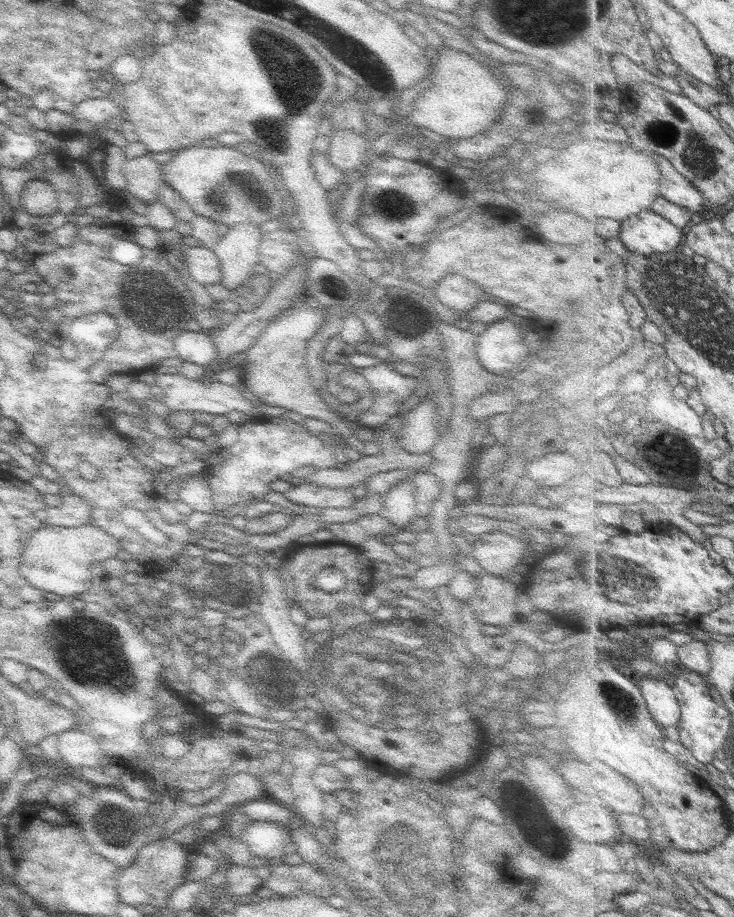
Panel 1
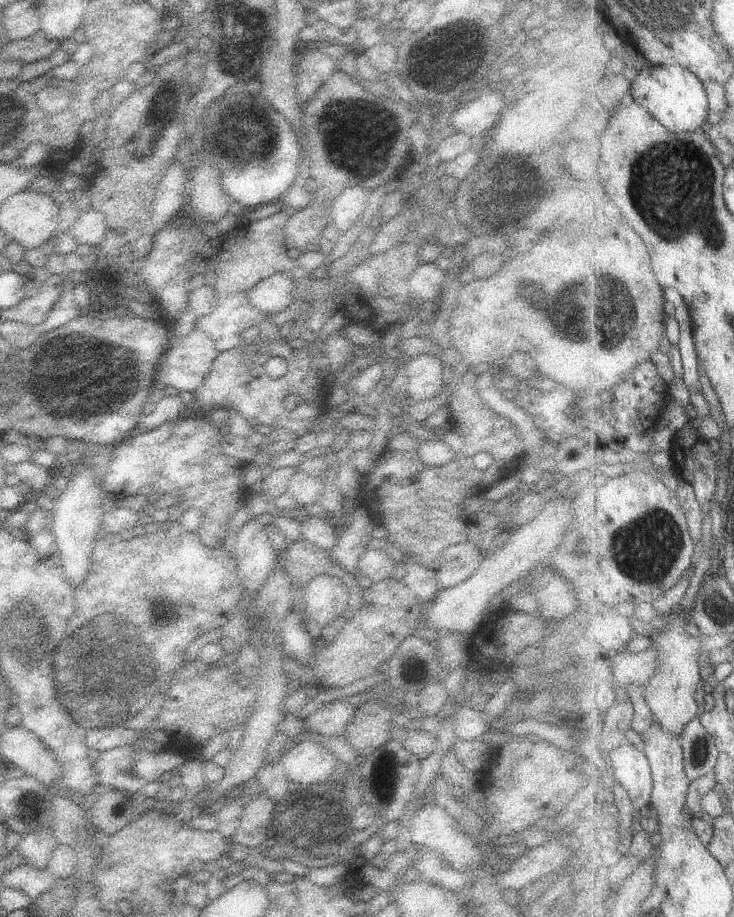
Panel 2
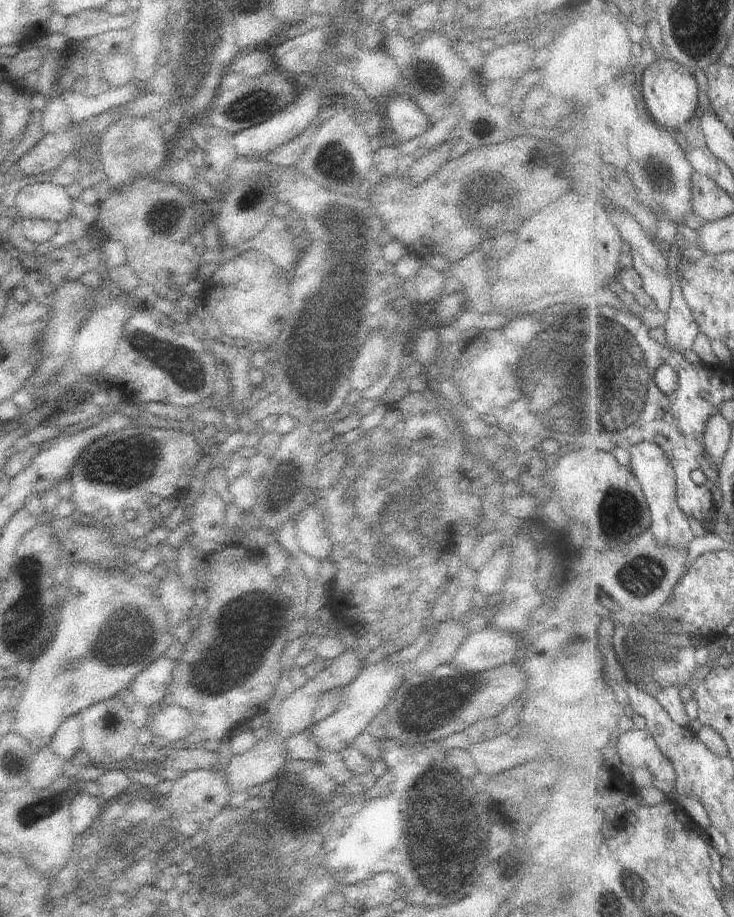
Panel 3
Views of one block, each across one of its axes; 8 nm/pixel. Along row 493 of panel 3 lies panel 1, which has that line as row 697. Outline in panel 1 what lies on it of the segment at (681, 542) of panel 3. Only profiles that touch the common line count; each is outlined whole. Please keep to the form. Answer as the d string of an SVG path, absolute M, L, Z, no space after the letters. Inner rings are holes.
M655 672L646 676L638 676L637 684L653 718L663 728L678 726L682 712L674 689L667 682L660 680Z

